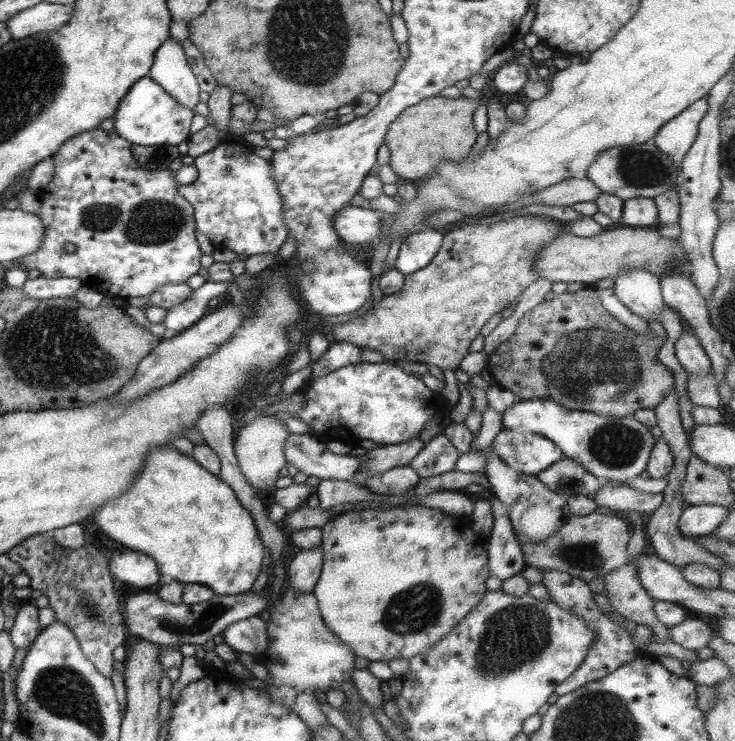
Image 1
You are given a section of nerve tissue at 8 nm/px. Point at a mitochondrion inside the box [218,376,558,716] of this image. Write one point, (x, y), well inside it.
(514, 636)

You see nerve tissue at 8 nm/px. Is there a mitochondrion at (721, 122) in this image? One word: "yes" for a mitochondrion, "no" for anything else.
no

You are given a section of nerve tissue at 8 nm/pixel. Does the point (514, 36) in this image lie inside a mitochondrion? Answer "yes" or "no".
no

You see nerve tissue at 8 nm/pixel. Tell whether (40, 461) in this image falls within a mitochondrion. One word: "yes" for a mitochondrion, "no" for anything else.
no

